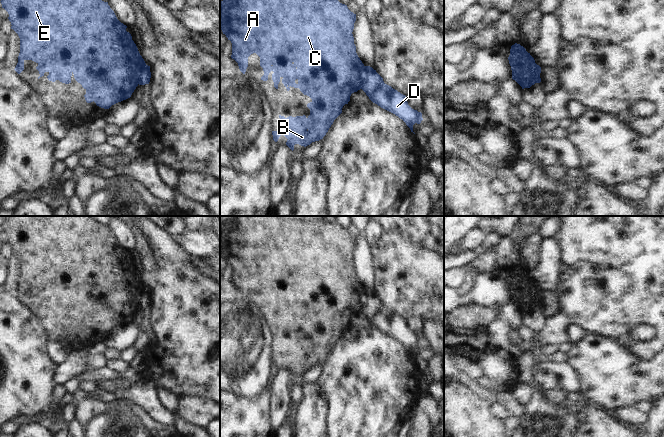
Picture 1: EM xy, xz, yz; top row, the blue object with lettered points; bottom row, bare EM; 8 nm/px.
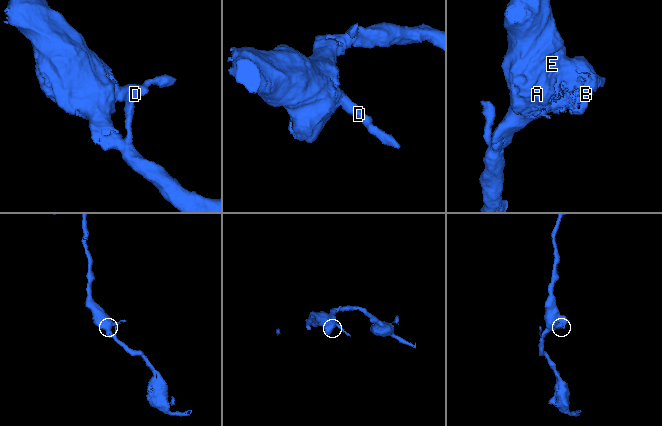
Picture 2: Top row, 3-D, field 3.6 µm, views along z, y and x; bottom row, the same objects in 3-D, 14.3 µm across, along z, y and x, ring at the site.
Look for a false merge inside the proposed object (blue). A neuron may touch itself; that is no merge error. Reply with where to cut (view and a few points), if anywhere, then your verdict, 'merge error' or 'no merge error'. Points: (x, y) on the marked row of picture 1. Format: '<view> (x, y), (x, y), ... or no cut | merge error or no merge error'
yz (520, 70), (528, 68), (539, 76) | merge error

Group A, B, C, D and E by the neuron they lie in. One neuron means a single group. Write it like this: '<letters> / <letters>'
A B C E / D

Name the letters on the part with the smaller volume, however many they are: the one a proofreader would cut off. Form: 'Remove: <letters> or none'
Remove: D

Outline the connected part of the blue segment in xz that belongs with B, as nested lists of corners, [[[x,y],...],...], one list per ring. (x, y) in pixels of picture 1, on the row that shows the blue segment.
[[[223,0],[220,2],[220,29],[232,43],[232,55],[245,74],[248,67],[248,57],[256,53],[260,57],[260,66],[264,75],[261,80],[267,81],[271,71],[274,87],[278,89],[281,81],[287,91],[290,86],[299,88],[309,96],[312,101],[307,104],[310,115],[306,117],[289,116],[285,118],[279,115],[281,127],[278,131],[272,131],[273,140],[278,141],[281,135],[288,140],[286,145],[293,151],[294,145],[308,146],[312,142],[319,141],[328,132],[334,120],[342,113],[342,108],[350,101],[352,93],[361,89],[359,70],[364,66],[356,53],[353,29],[356,14],[351,12],[347,5],[338,0]]]

